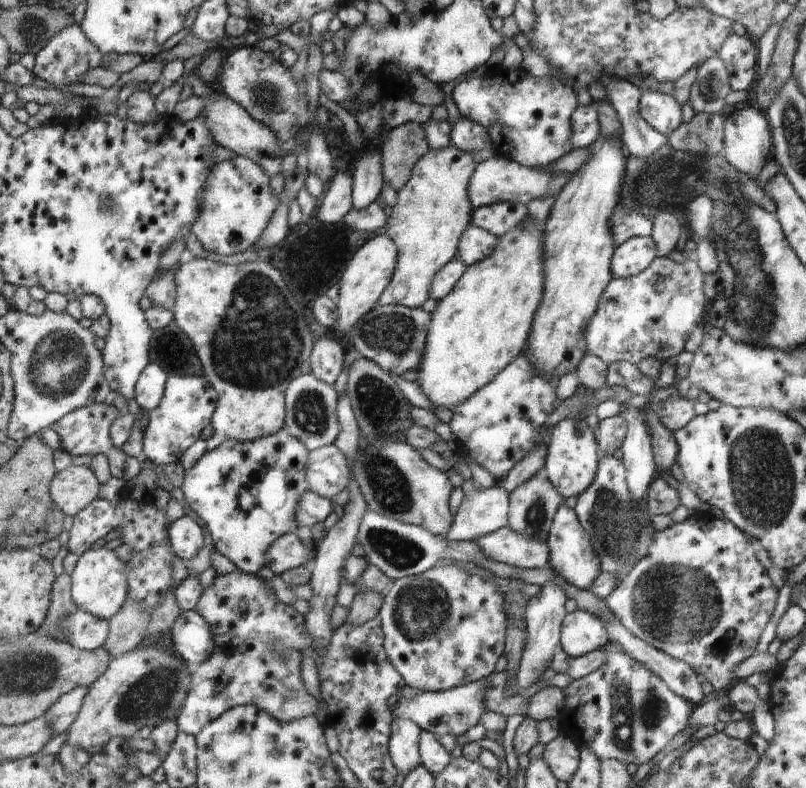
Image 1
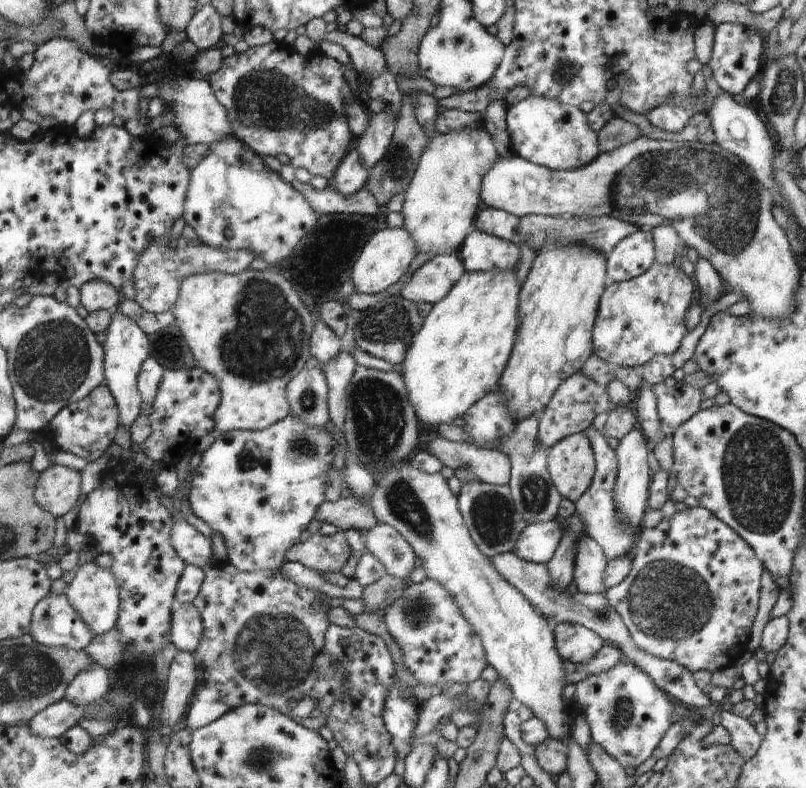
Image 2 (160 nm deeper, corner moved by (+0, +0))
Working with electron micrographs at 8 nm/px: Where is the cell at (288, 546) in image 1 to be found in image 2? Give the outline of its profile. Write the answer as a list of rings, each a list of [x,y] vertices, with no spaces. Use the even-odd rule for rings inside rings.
[[[338,530],[332,537],[313,534],[304,543],[298,543],[288,550],[286,559],[320,572],[340,572],[351,553],[344,531]]]

